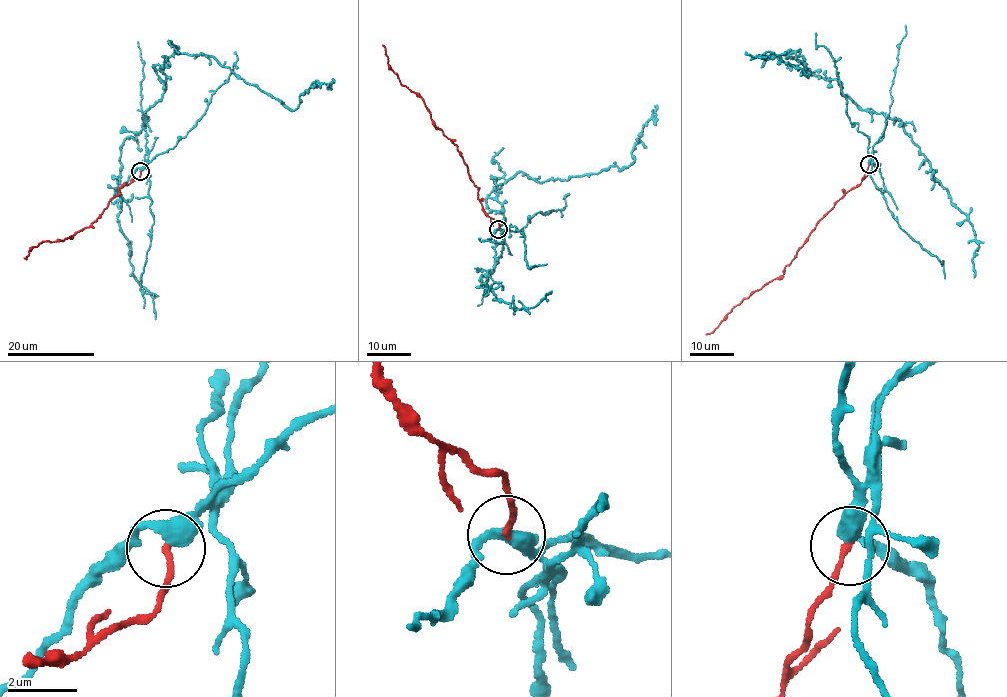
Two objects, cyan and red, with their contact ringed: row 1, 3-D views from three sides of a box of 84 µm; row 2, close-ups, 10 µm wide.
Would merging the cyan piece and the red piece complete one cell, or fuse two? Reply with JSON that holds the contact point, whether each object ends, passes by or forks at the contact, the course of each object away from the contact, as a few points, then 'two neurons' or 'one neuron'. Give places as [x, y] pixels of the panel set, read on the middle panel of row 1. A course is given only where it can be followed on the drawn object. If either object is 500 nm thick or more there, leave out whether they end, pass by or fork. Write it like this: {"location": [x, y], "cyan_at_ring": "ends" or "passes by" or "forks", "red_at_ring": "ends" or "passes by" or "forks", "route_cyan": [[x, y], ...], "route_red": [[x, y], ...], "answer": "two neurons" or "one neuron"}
{"location": [498, 229], "cyan_at_ring": "passes by", "red_at_ring": "ends", "route_cyan": [[499, 228], [497, 258], [493, 232], [505, 220], [496, 191], [518, 172], [541, 182], [625, 169], [654, 106]], "route_red": [[499, 228], [455, 144], [435, 127], [423, 101], [403, 86], [382, 44]], "answer": "two neurons"}

